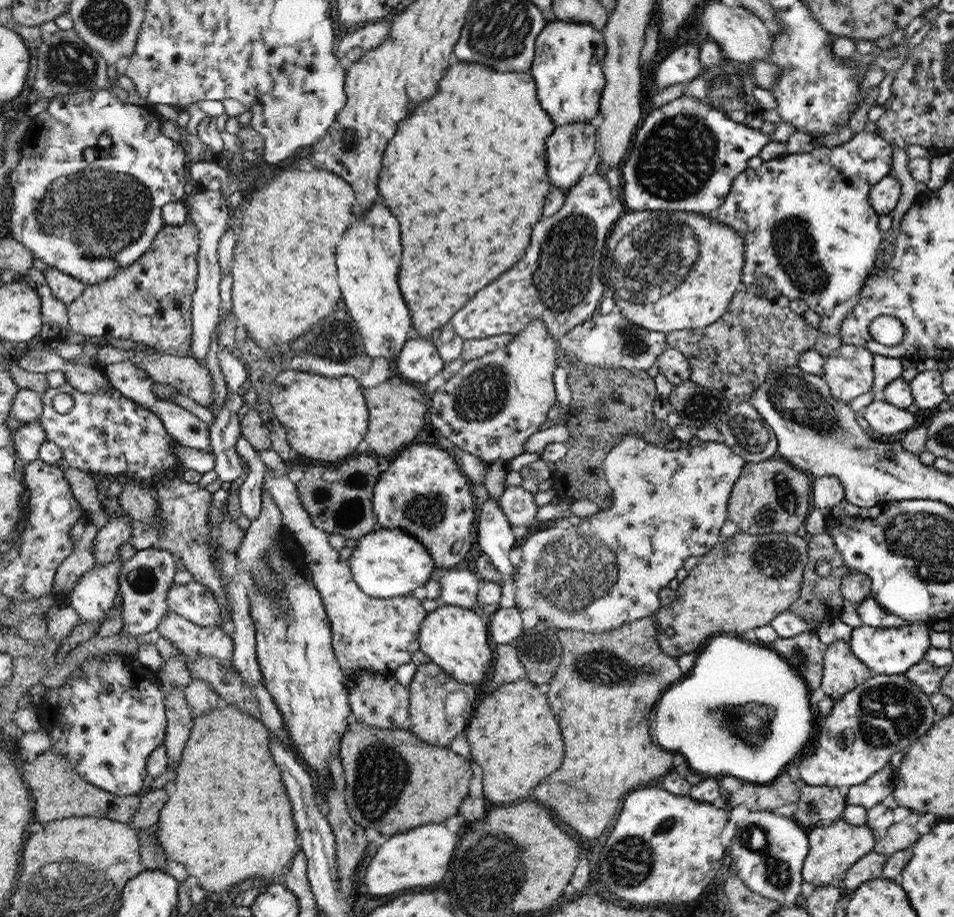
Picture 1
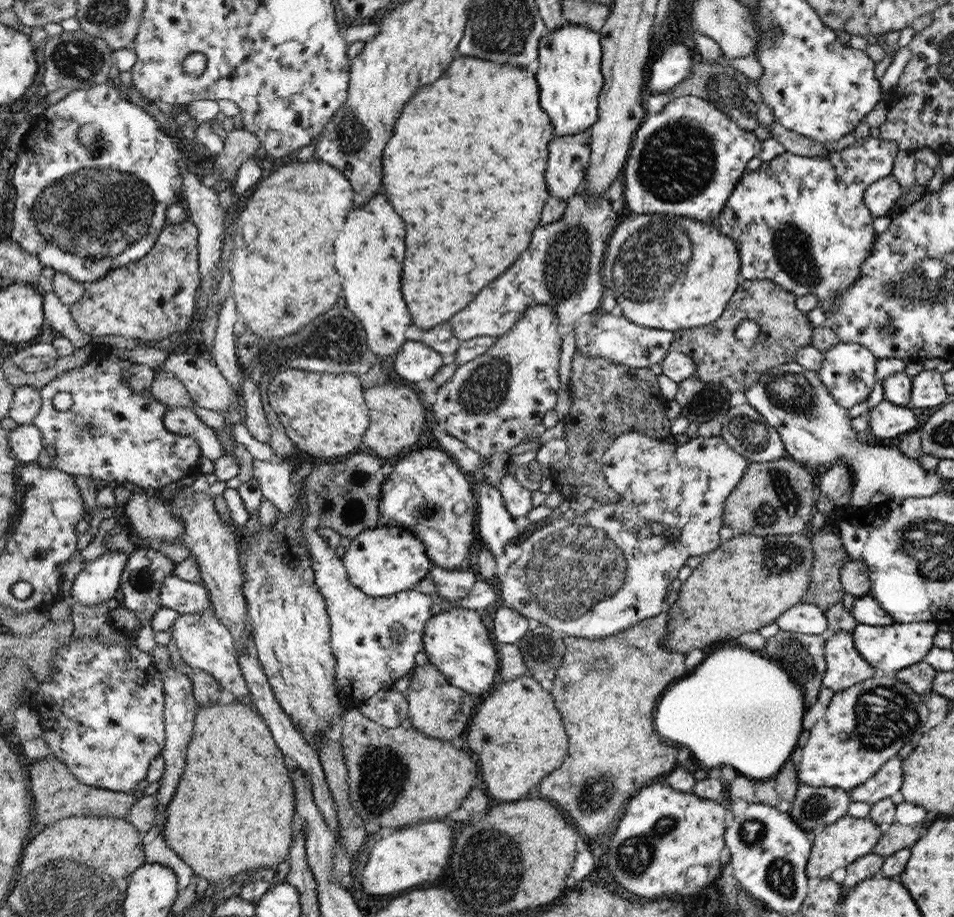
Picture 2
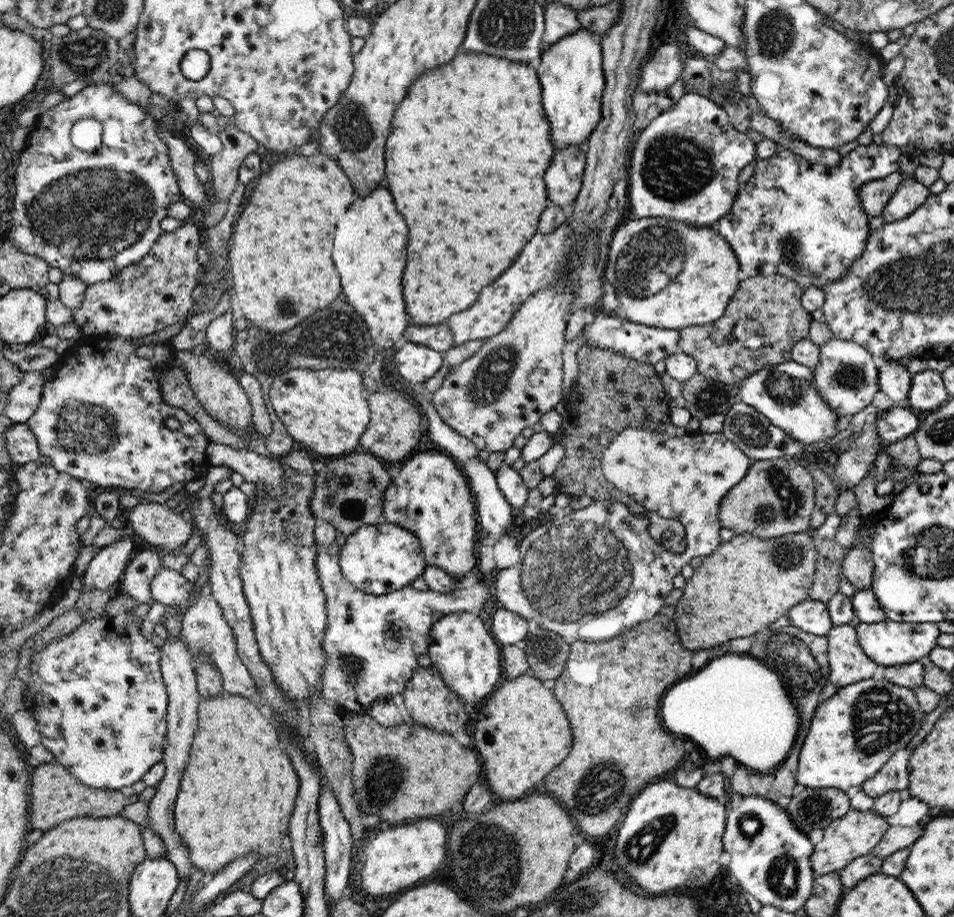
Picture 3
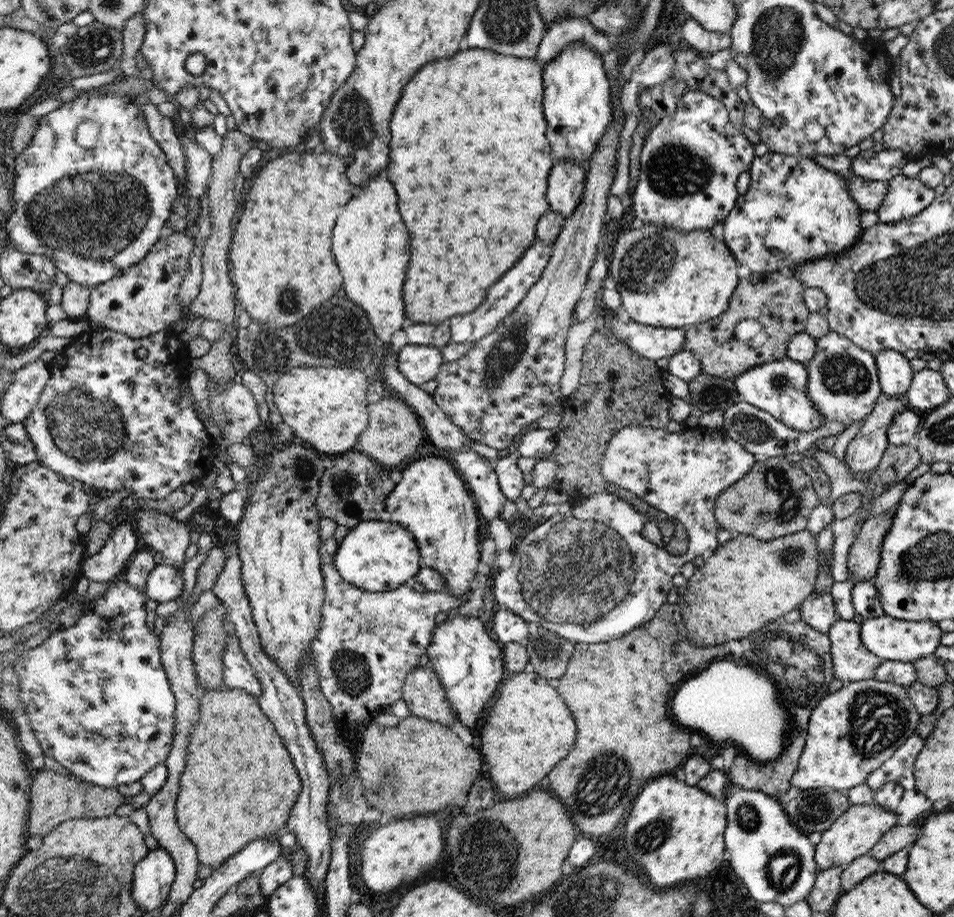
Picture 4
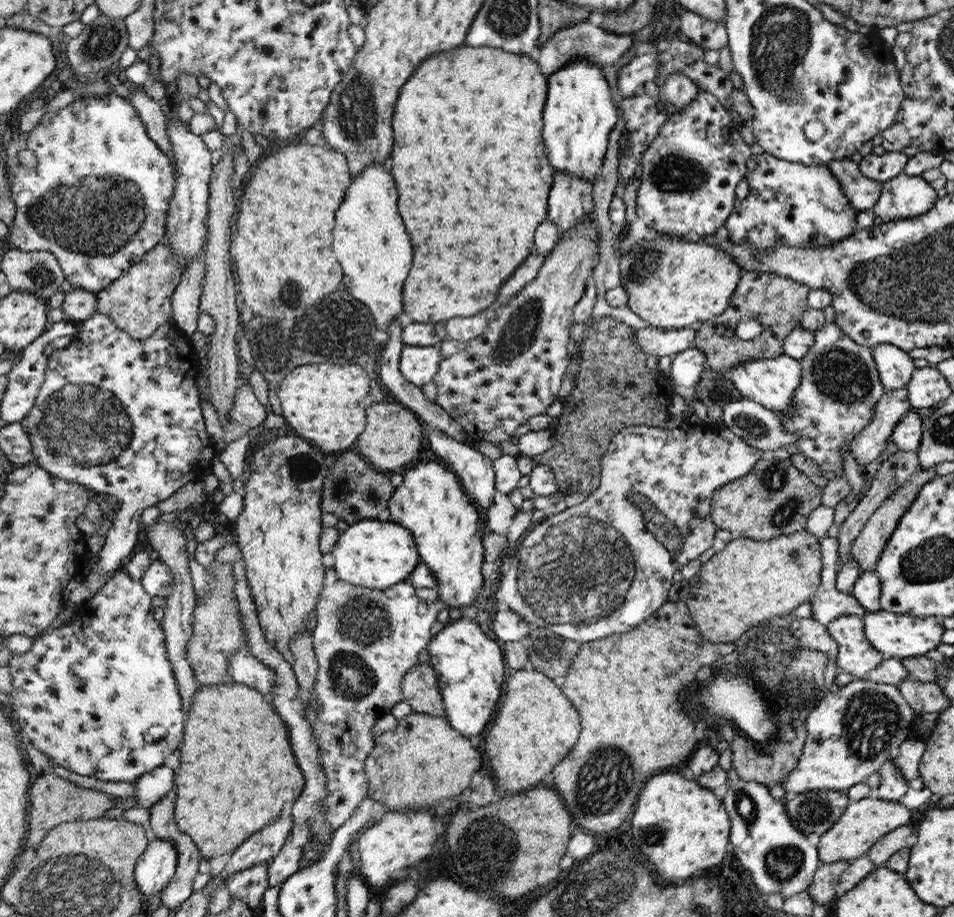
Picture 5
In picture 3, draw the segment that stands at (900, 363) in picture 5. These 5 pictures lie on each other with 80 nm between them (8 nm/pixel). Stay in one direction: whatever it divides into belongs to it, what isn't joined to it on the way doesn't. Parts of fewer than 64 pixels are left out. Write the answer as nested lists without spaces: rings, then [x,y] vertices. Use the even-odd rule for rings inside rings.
[[[881,360],[881,389],[897,405],[906,405],[912,388],[912,374],[897,360]]]

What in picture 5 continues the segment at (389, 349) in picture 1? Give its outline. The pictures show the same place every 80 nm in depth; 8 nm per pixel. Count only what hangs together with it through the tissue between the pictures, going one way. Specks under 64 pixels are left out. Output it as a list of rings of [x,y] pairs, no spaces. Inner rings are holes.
[[[384,164],[368,165],[352,178],[347,190],[346,202],[336,212],[334,228],[334,254],[342,266],[346,266],[346,290],[368,307],[377,330],[388,332],[391,322],[402,312],[402,286],[412,266],[412,242],[402,224],[396,208],[398,192],[394,178]]]

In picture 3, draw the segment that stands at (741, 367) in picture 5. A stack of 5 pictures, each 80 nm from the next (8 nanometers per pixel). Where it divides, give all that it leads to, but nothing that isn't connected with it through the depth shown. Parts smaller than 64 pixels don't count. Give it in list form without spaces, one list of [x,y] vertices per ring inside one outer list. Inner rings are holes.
[[[790,360],[774,366],[766,366],[752,373],[745,378],[737,390],[744,404],[755,408],[790,438],[795,438],[801,444],[802,452],[806,452],[810,444],[824,442],[839,433],[839,414],[818,392],[812,380],[813,369],[803,363]]]

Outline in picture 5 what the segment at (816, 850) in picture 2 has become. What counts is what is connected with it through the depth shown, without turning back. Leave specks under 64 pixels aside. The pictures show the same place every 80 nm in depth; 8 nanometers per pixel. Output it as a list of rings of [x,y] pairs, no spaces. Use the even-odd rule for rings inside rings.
[[[863,798],[856,802],[850,802],[842,816],[834,823],[834,826],[821,834],[818,843],[822,862],[838,862],[842,860],[856,860],[862,854],[868,852],[886,833],[892,832],[899,826],[906,825],[910,821],[917,820],[919,815],[904,806],[899,801],[890,801],[882,798]]]

